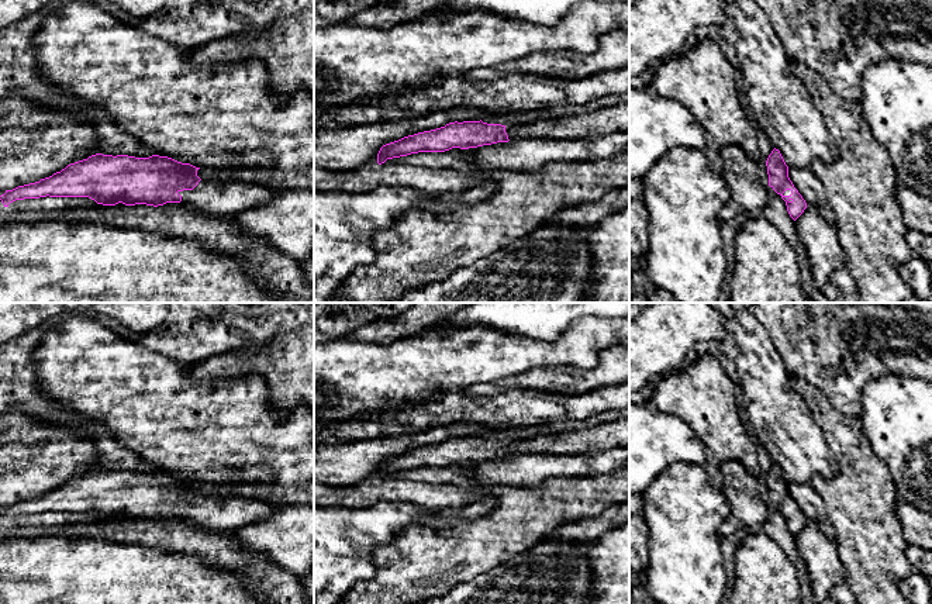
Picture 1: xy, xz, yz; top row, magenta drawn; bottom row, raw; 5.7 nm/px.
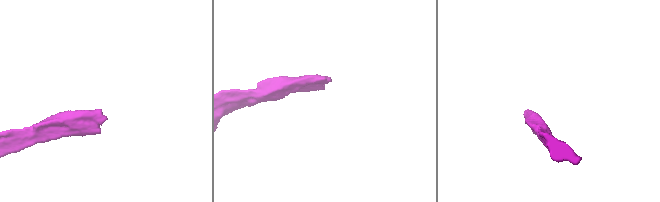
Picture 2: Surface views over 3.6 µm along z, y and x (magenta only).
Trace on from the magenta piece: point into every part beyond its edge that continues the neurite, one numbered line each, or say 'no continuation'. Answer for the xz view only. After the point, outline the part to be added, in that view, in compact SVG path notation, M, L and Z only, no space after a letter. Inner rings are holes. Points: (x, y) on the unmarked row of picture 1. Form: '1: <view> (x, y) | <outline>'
1: xz (614, 434) | M629 417L576 432L558 432L529 439L505 441L510 456L579 456L600 453L619 446L629 446Z

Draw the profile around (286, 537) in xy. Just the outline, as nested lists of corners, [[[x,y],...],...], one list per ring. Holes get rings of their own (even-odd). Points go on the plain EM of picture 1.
[[[282,507],[267,520],[235,529],[248,552],[267,556],[270,563],[297,576],[314,569],[314,510]]]

